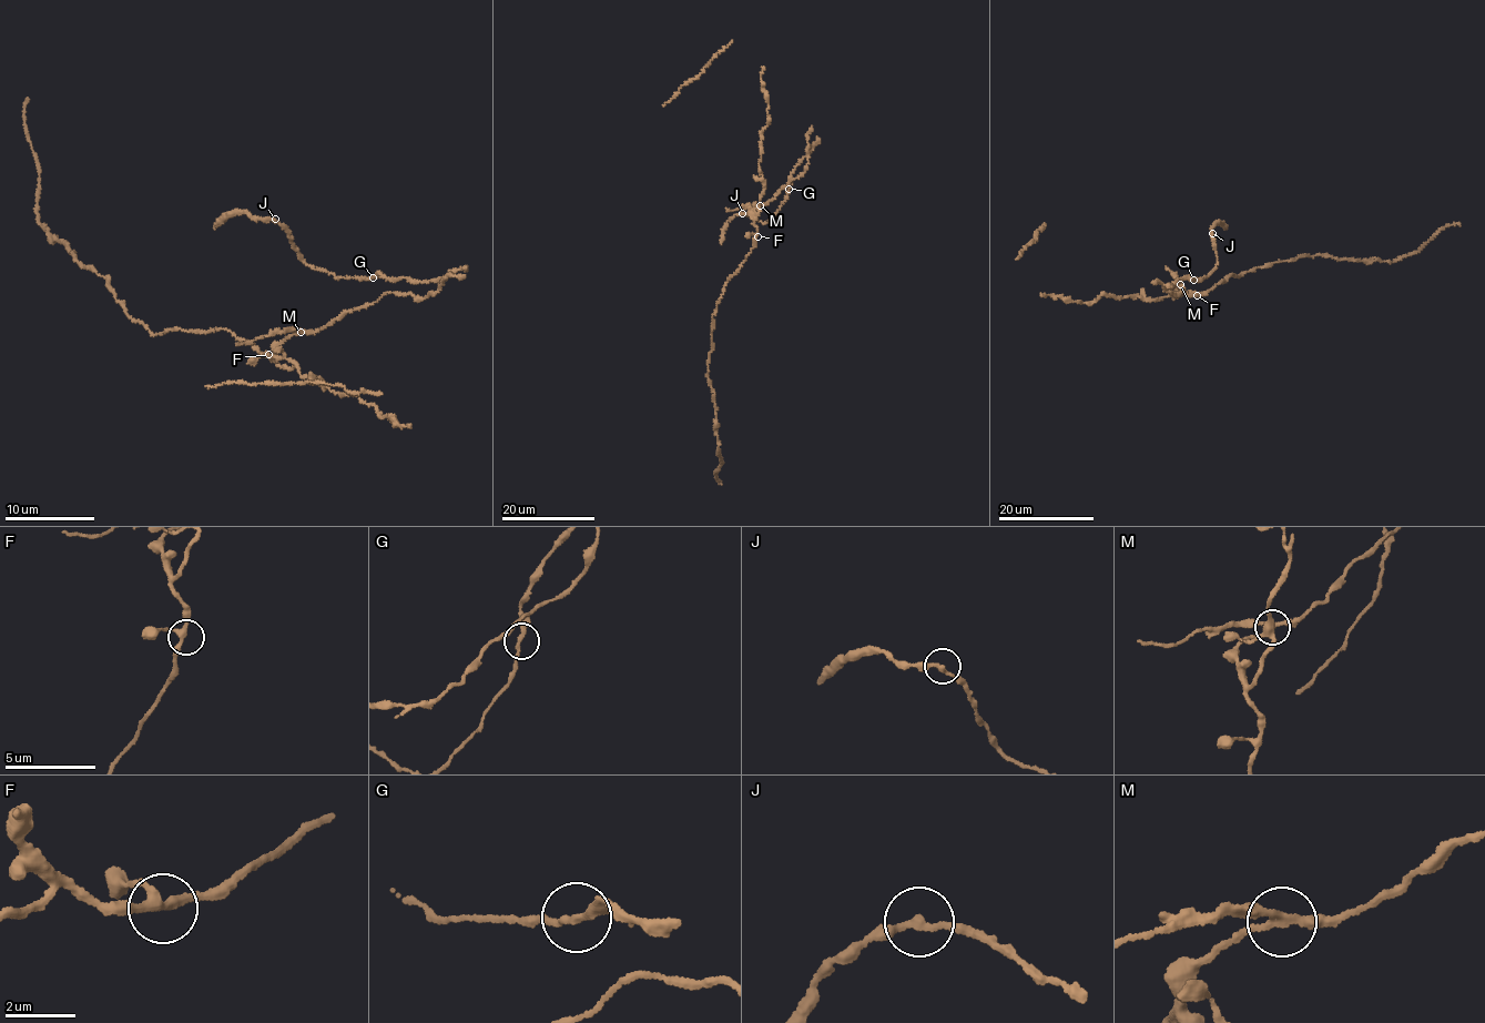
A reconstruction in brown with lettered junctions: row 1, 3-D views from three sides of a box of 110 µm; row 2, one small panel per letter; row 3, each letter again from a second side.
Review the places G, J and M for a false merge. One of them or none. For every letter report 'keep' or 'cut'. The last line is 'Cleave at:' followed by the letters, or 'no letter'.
G: keep
J: keep
M: cut
Cleave at: M

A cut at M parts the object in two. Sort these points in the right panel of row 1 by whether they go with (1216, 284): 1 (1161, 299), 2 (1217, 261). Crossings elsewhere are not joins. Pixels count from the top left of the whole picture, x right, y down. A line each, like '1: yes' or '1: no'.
1: yes
2: no

